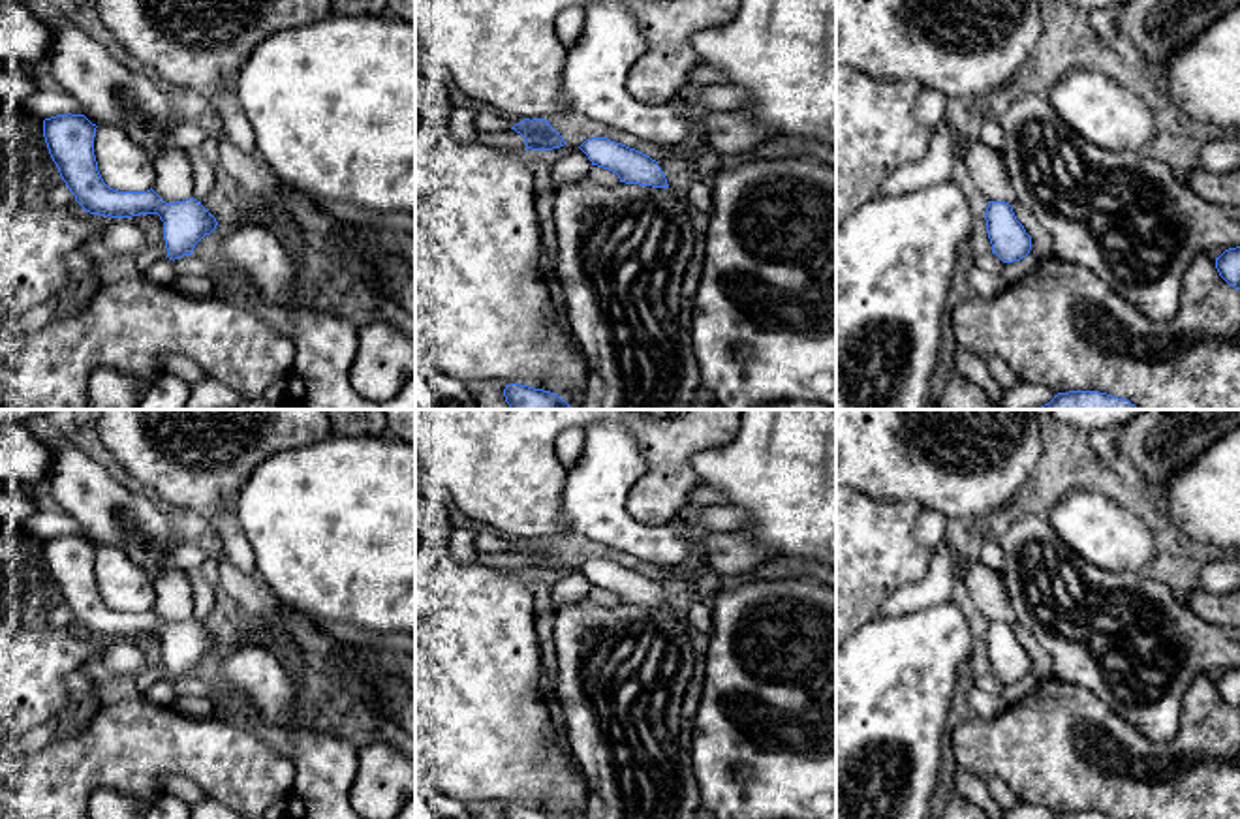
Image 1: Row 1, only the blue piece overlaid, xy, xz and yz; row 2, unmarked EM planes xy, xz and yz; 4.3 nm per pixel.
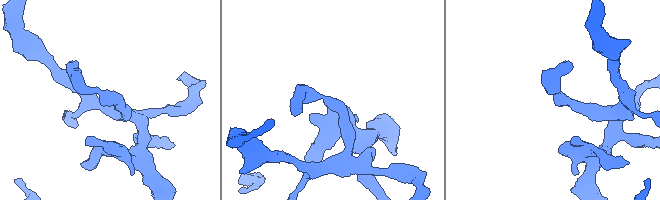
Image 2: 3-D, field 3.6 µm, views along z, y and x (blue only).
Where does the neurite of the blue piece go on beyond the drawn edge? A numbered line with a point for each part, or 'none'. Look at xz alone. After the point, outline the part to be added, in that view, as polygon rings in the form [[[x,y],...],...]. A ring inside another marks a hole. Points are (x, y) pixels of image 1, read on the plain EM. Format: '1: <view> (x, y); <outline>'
none

